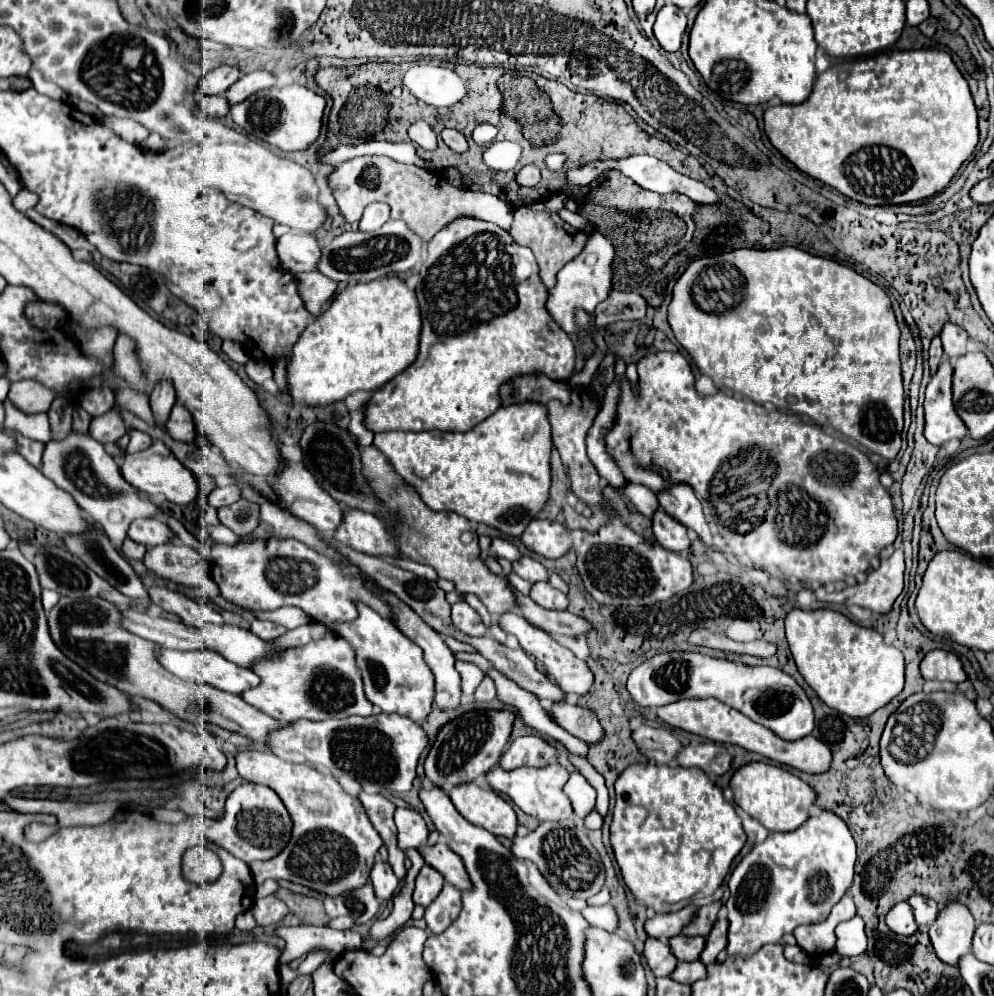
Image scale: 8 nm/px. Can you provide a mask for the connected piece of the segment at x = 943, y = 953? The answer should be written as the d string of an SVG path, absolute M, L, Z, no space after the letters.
M951 902L941 908L935 924L931 924L929 938L939 960L951 966L959 966L959 958L971 952L971 940L977 922L973 920L967 906Z

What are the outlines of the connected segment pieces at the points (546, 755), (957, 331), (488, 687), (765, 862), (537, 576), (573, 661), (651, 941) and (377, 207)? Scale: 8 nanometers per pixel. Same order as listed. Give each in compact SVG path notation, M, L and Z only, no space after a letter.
M521 736L511 740L507 752L501 756L499 766L503 770L515 770L521 766L541 768L551 762L557 762L557 748L541 736Z
M947 322L941 330L941 342L943 342L943 350L951 360L957 360L959 356L963 356L967 352L967 332L963 332L963 328L959 328L957 324Z
M485 676L479 688L475 690L475 700L493 700L495 698L495 684L491 684L491 678Z
M819 810L803 826L793 832L771 832L765 842L753 846L753 850L735 866L729 878L731 896L725 902L729 910L729 944L727 956L747 958L765 944L781 942L783 934L791 934L801 924L823 922L837 900L851 886L855 868L855 840L835 812Z
M521 556L517 562L513 562L513 572L519 574L521 578L529 580L531 584L539 582L539 580L547 580L547 576L549 576L547 568L529 556Z
M517 612L501 614L501 616L499 616L499 626L501 626L505 632L515 634L517 640L519 640L519 644L521 644L521 648L523 648L529 656L533 656L535 660L539 660L539 662L545 664L547 672L555 678L555 682L557 682L557 686L559 686L561 690L565 690L565 692L569 692L569 694L573 692L573 694L577 694L577 696L587 696L587 694L591 692L591 688L593 688L593 672L589 670L589 666L587 666L585 662L581 662L579 658L575 658L573 652L571 652L569 648L561 646L551 634L543 632L541 628L535 628L533 624L529 624L529 622L527 622L521 614L517 614Z
M647 938L645 942L645 950L643 950L649 968L655 972L655 976L671 976L671 972L675 970L677 962L669 944L655 940L655 938Z
M369 204L363 212L363 218L359 222L359 230L363 232L375 232L375 228L381 228L385 222L387 222L387 216L389 216L389 208L387 204Z

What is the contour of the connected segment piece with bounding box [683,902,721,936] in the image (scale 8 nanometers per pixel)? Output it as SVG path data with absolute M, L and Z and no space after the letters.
M711 902L707 906L701 906L693 918L691 924L683 928L685 936L707 936L717 920L717 912L721 908L721 902Z

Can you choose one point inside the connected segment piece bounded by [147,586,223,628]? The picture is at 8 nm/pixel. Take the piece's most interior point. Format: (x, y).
(190, 611)

